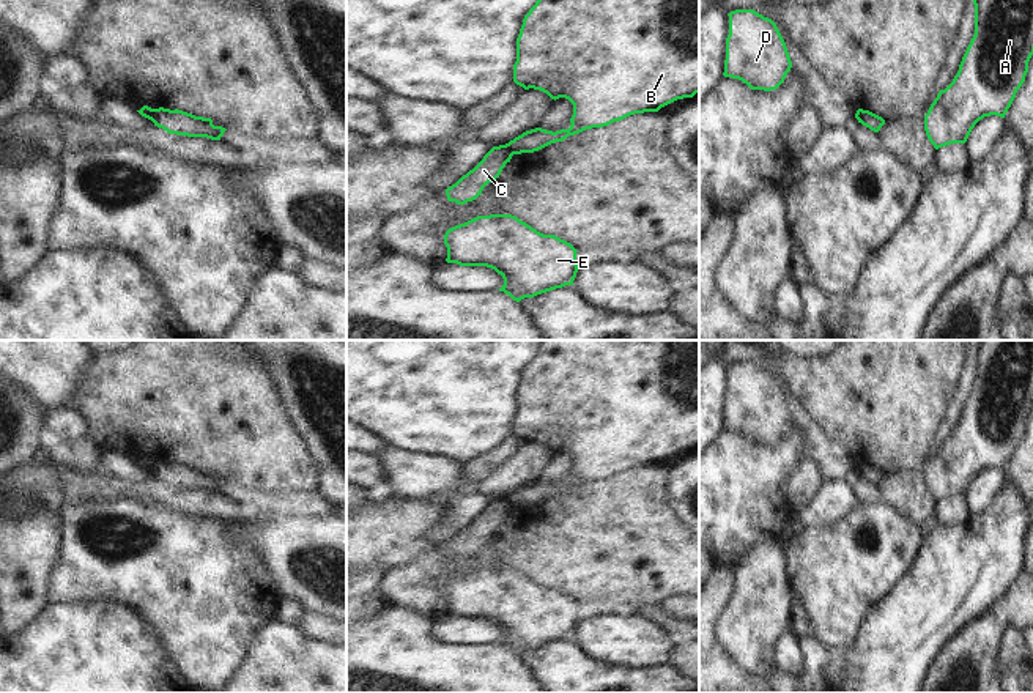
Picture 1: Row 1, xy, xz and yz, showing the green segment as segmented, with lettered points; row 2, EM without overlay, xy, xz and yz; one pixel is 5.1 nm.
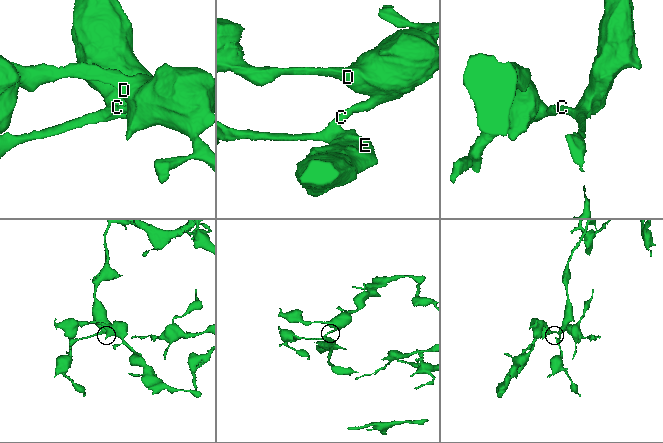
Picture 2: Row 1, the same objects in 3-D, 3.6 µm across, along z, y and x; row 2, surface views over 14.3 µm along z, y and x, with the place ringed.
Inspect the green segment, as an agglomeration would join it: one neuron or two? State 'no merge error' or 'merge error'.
merge error

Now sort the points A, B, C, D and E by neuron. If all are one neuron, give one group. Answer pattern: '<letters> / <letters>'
A C E / B D

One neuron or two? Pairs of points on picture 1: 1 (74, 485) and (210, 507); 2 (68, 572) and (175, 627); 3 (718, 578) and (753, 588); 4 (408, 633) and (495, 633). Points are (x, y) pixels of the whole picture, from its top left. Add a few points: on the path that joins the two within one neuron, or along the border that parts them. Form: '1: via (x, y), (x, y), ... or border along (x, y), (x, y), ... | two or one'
1: via (107, 489), (156, 492), (177, 498) | one
2: via (95, 572), (120, 572), (148, 600) | one
3: border along (734, 569), (733, 596), (720, 618) | two
4: border along (433, 621), (433, 633), (441, 640), (470, 643) | two

